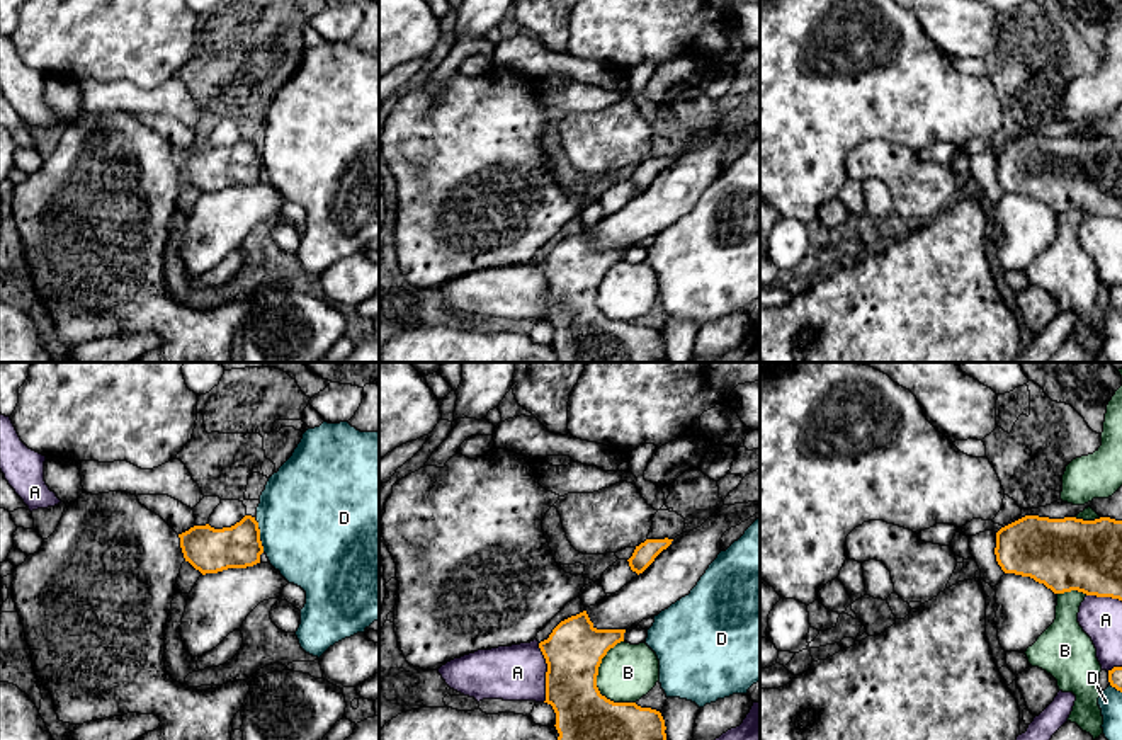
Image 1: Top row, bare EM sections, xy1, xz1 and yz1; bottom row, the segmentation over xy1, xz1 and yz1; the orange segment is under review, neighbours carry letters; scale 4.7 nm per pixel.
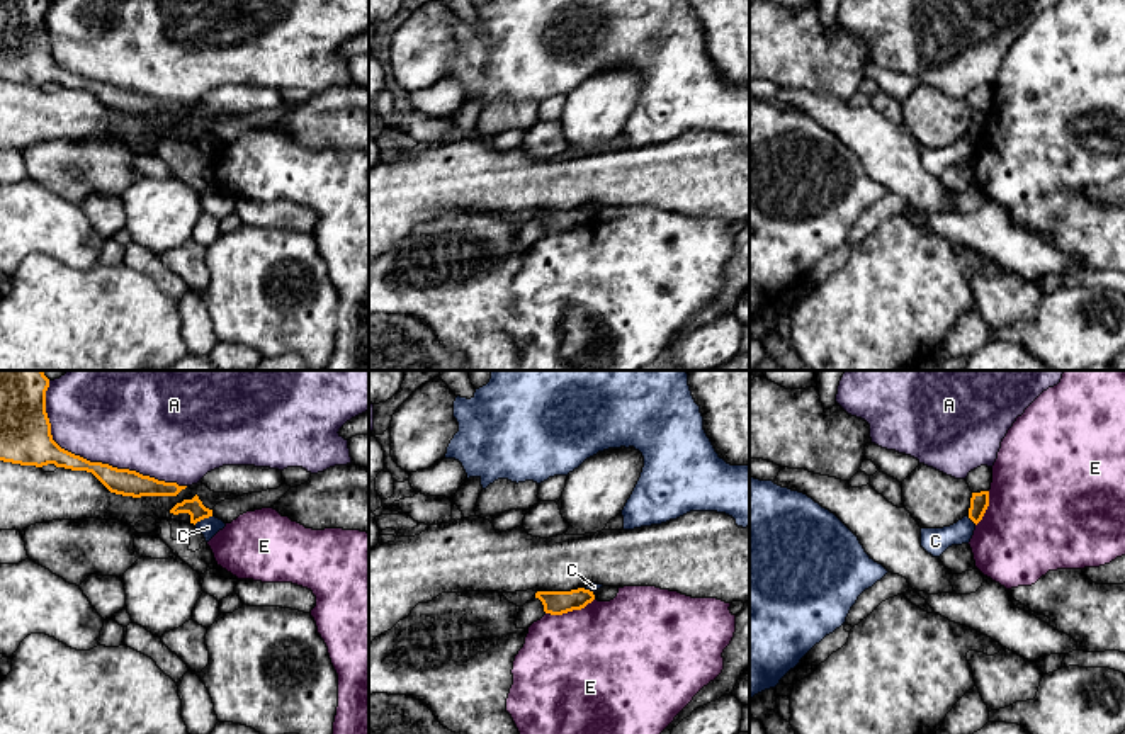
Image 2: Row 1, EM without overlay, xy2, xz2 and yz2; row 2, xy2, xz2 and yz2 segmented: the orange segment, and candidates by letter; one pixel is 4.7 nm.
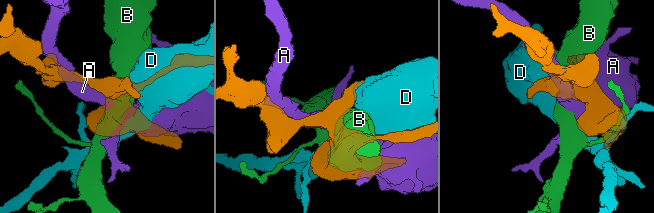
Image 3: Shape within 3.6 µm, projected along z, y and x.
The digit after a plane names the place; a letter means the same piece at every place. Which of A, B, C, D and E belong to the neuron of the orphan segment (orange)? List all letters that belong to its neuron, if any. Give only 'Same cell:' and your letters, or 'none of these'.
Same cell: none of these

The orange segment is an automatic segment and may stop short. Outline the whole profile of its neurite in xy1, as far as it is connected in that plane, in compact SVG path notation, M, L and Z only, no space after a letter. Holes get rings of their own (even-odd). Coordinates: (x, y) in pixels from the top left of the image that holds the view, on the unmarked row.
M252 134L223 148L194 145L178 157L185 180L202 194L253 185L264 172L258 141Z

